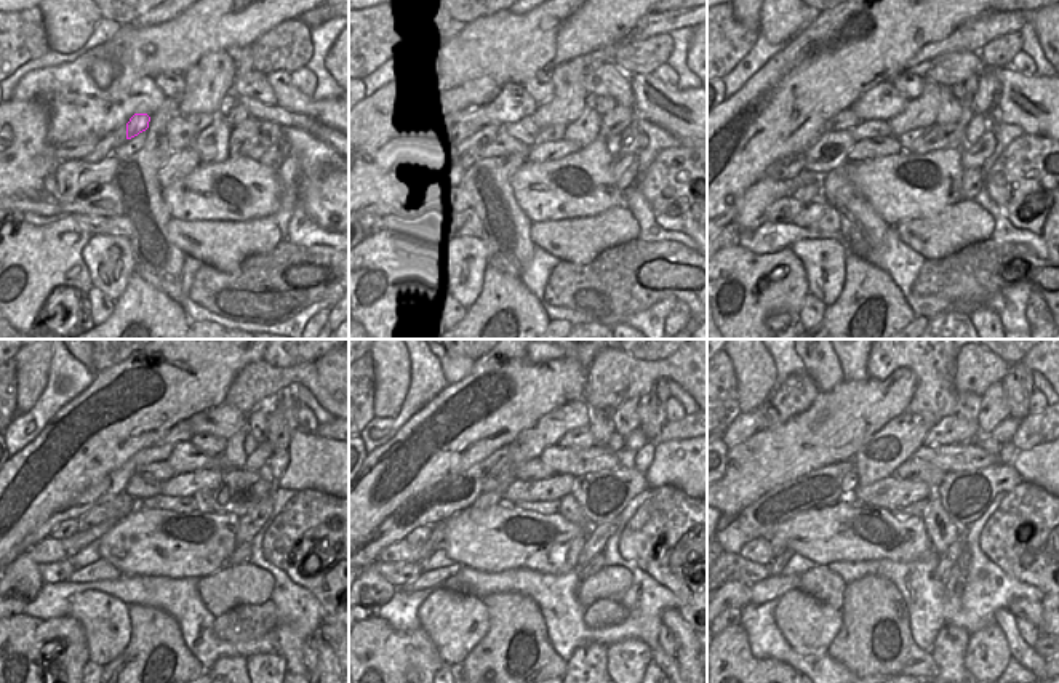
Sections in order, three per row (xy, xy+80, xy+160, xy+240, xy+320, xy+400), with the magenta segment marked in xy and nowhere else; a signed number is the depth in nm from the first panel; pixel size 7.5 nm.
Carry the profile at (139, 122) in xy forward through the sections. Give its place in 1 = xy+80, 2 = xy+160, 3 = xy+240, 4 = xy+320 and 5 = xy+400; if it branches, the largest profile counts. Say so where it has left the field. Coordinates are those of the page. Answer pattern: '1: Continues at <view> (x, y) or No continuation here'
1: Continues at xy+80 (469, 151)
2: Continues at xy+160 (831, 151)
3: Continues at xy+240 (120, 506)
4: Continues at xy+320 (435, 557)
5: Continues at xy+400 (789, 562)

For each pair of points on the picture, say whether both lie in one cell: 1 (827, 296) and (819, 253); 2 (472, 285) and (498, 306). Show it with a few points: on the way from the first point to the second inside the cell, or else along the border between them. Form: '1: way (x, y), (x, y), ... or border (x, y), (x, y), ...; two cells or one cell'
1: way (827, 285), (827, 269), (824, 264); one cell
2: border (488, 266), (483, 275), (483, 290), (469, 307); two cells

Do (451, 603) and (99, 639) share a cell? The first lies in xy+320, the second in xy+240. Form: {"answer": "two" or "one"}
{"answer": "one"}

